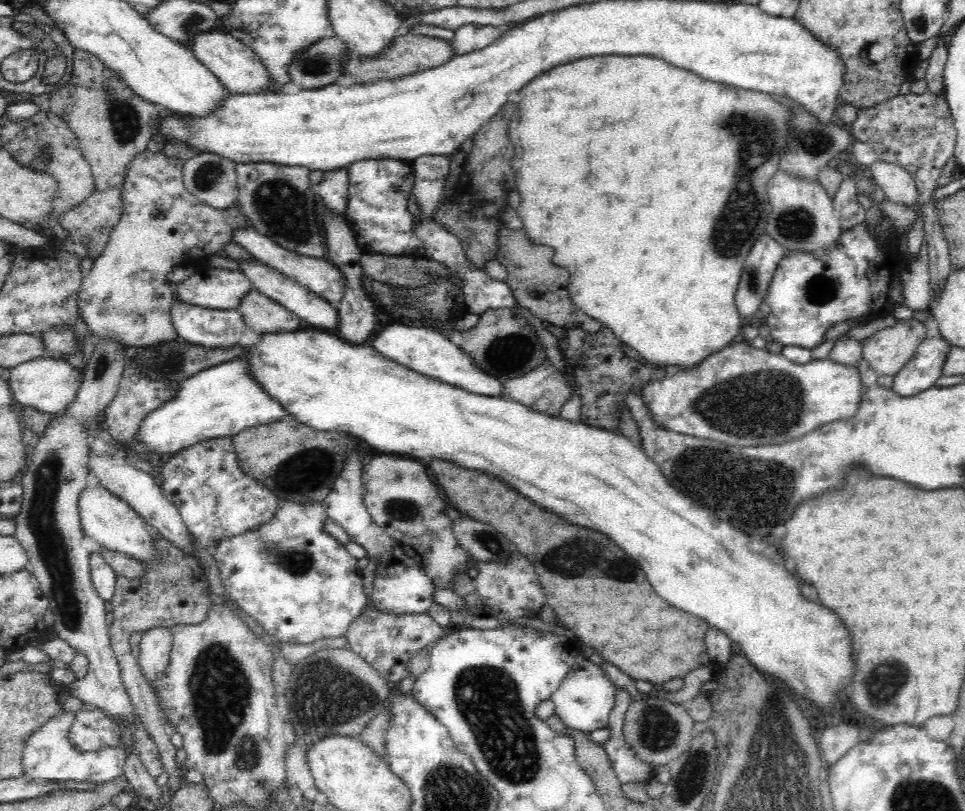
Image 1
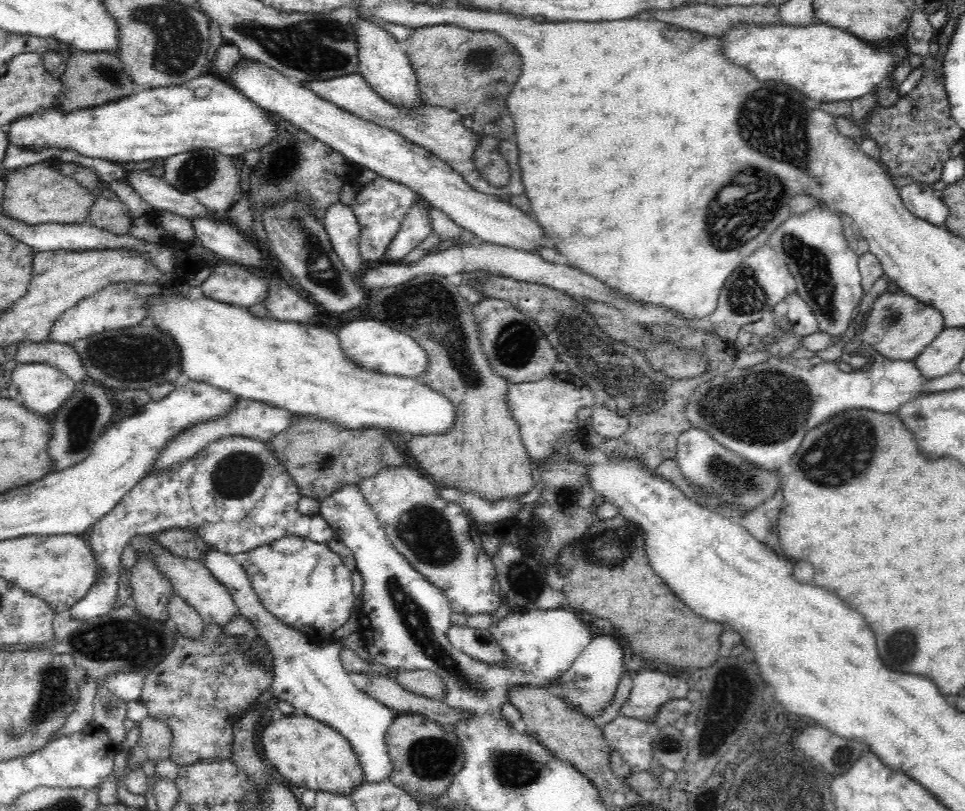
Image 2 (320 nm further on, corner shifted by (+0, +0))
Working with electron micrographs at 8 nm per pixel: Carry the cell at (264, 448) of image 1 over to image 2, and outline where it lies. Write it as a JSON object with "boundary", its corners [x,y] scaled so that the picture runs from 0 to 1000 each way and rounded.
{"boundary":[[[307,513],[302,520],[301,528],[290,533],[276,547],[279,547],[279,555],[283,555],[283,560],[287,562],[289,570],[296,576],[297,584],[306,592],[312,612],[319,612],[331,619],[355,599],[371,598],[374,592],[387,588],[396,578],[419,576],[419,565],[415,562],[415,557],[396,529],[379,528],[363,531],[343,523],[341,518],[326,515],[326,513]]]}

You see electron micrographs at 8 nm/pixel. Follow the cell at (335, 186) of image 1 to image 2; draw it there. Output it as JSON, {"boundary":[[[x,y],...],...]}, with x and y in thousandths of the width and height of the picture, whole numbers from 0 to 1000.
{"boundary":[[[350,249],[342,253],[334,268],[346,311],[352,317],[359,333],[368,343],[373,343],[377,338],[378,329],[375,327],[376,319],[372,312],[373,280],[369,265],[362,254]]]}

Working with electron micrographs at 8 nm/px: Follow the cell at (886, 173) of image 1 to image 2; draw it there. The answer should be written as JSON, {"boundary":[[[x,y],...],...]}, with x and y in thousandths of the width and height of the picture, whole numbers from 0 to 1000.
{"boundary":[[[949,224],[932,232],[933,244],[939,256],[965,277],[978,279],[982,259],[965,226]]]}

